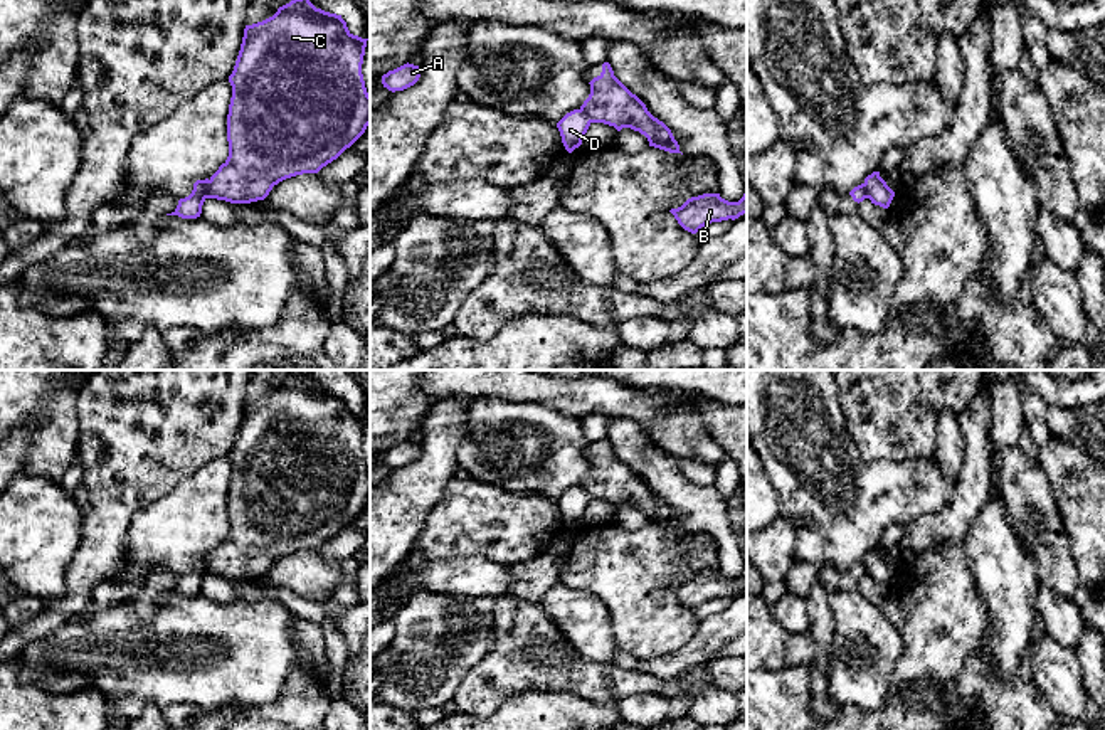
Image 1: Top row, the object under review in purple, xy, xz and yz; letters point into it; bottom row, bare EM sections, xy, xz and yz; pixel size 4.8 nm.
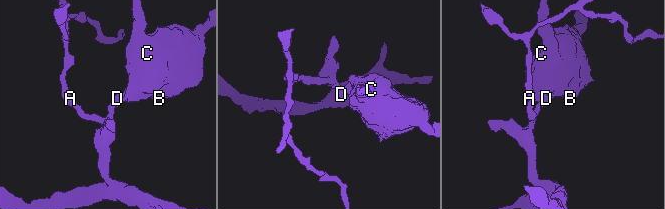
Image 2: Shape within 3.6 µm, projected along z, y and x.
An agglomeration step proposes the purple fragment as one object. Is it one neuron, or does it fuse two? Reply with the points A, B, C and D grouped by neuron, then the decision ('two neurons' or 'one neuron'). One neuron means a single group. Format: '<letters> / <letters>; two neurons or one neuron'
A D / B C; two neurons

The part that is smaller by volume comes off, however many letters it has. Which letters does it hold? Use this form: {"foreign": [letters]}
{"foreign": ["B", "C"]}

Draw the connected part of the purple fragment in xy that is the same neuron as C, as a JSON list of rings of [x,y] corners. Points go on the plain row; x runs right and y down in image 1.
[[[308,373],[294,375],[257,400],[246,402],[241,427],[229,459],[232,474],[227,491],[229,533],[210,553],[207,575],[230,580],[264,577],[279,558],[318,550],[350,525],[370,501],[370,471],[362,441],[368,415],[353,412],[341,392],[316,385]]]

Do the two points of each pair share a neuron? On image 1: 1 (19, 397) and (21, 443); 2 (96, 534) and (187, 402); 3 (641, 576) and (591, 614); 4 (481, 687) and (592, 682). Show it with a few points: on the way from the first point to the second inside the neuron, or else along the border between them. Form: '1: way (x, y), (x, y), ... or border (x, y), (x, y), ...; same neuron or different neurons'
1: border (21, 421), (29, 426), (29, 448), (24, 461); different neurons
2: way (113, 502), (162, 434); same neuron
3: border (567, 586), (591, 592), (604, 606), (616, 641); different neurons
4: way (508, 675), (565, 675); same neuron

